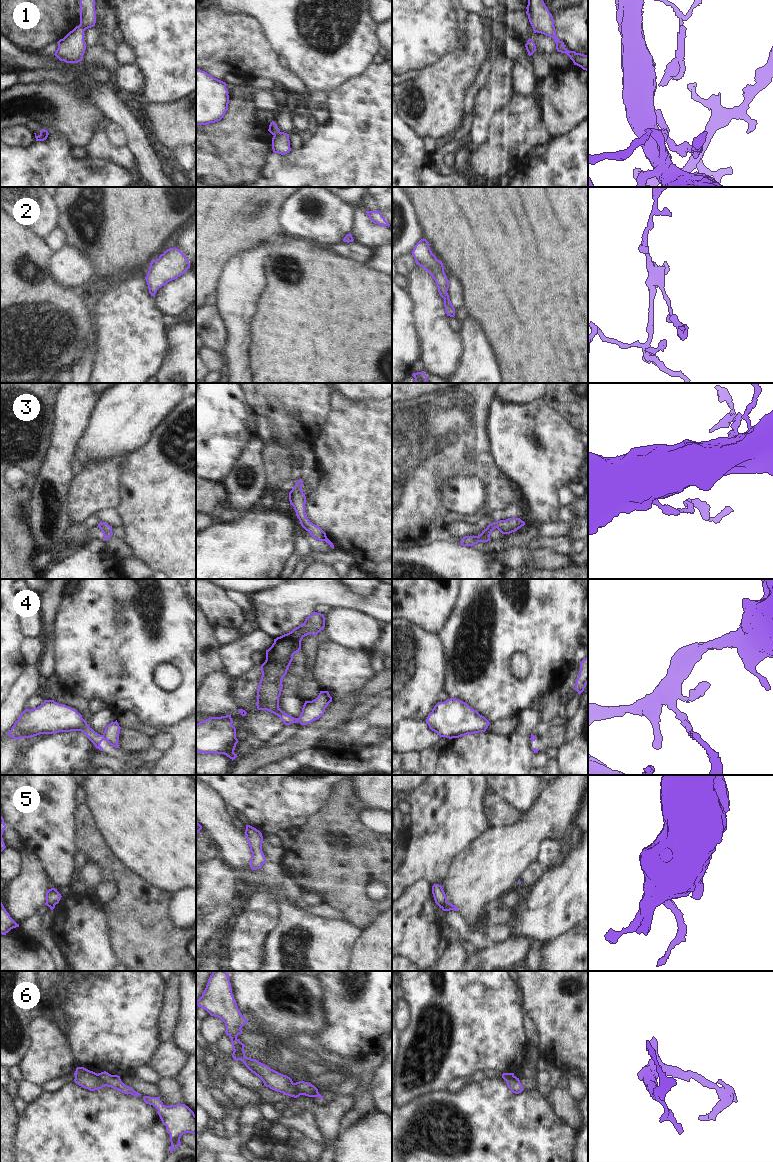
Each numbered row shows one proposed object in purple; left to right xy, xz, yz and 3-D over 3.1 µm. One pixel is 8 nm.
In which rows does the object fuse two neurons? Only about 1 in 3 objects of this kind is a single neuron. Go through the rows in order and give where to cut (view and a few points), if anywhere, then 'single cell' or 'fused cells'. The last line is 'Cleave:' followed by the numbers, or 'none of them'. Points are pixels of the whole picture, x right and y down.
1: cut xz (280, 132), (274, 136); fused cells
2: cut none; single cell
3: cut none; single cell
4: cut xy (101, 735), (104, 739); fused cells
5: cut yz (446, 901), (441, 907); fused cells
6: cut xy (97, 1074), (97, 1077), (105, 1085); fused cells
Cleave: 1, 4, 5, 6

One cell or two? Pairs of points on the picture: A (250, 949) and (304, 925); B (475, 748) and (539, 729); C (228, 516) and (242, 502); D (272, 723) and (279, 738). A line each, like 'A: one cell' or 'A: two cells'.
A: two cells
B: two cells
C: two cells
D: two cells

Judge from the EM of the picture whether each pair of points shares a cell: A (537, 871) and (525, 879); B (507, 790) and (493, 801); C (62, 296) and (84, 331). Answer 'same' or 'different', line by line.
A: same
B: different
C: same

